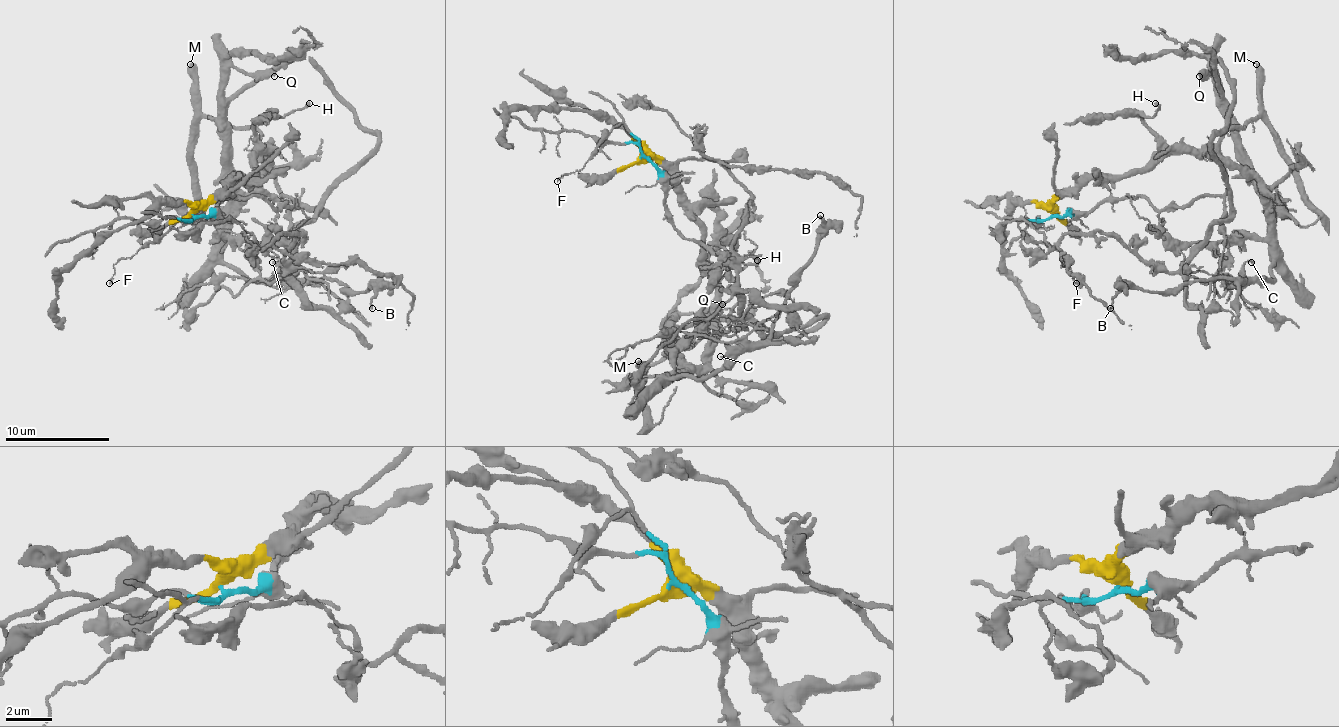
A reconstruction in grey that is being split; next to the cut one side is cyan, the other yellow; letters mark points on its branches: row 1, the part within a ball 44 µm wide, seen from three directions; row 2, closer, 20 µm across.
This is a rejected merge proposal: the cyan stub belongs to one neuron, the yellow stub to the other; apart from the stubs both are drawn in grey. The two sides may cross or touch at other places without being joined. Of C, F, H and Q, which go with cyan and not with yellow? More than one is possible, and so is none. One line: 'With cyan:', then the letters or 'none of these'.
With cyan: C, F

